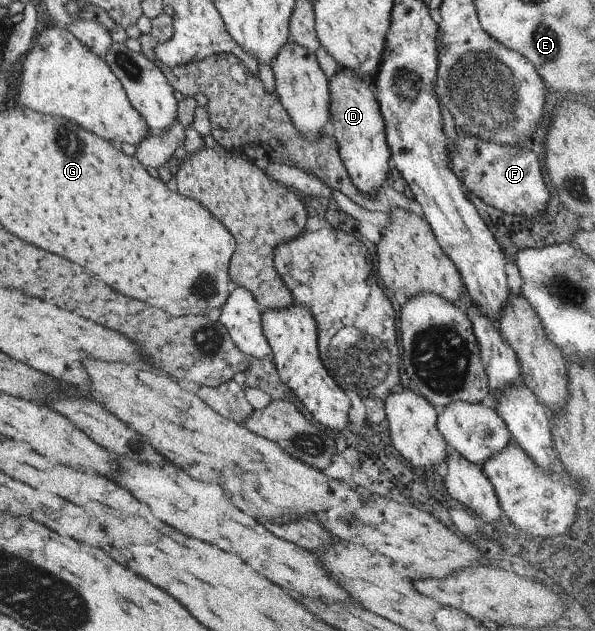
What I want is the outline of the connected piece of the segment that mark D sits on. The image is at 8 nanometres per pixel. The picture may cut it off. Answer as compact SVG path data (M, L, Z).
M338 66L337 71L327 80L329 92L328 112L330 118L330 134L337 142L337 151L350 177L352 184L363 193L373 197L376 189L382 188L386 184L387 172L390 170L390 151L385 141L384 119L379 113L379 108L375 99L372 86L361 79L353 70L348 67Z

